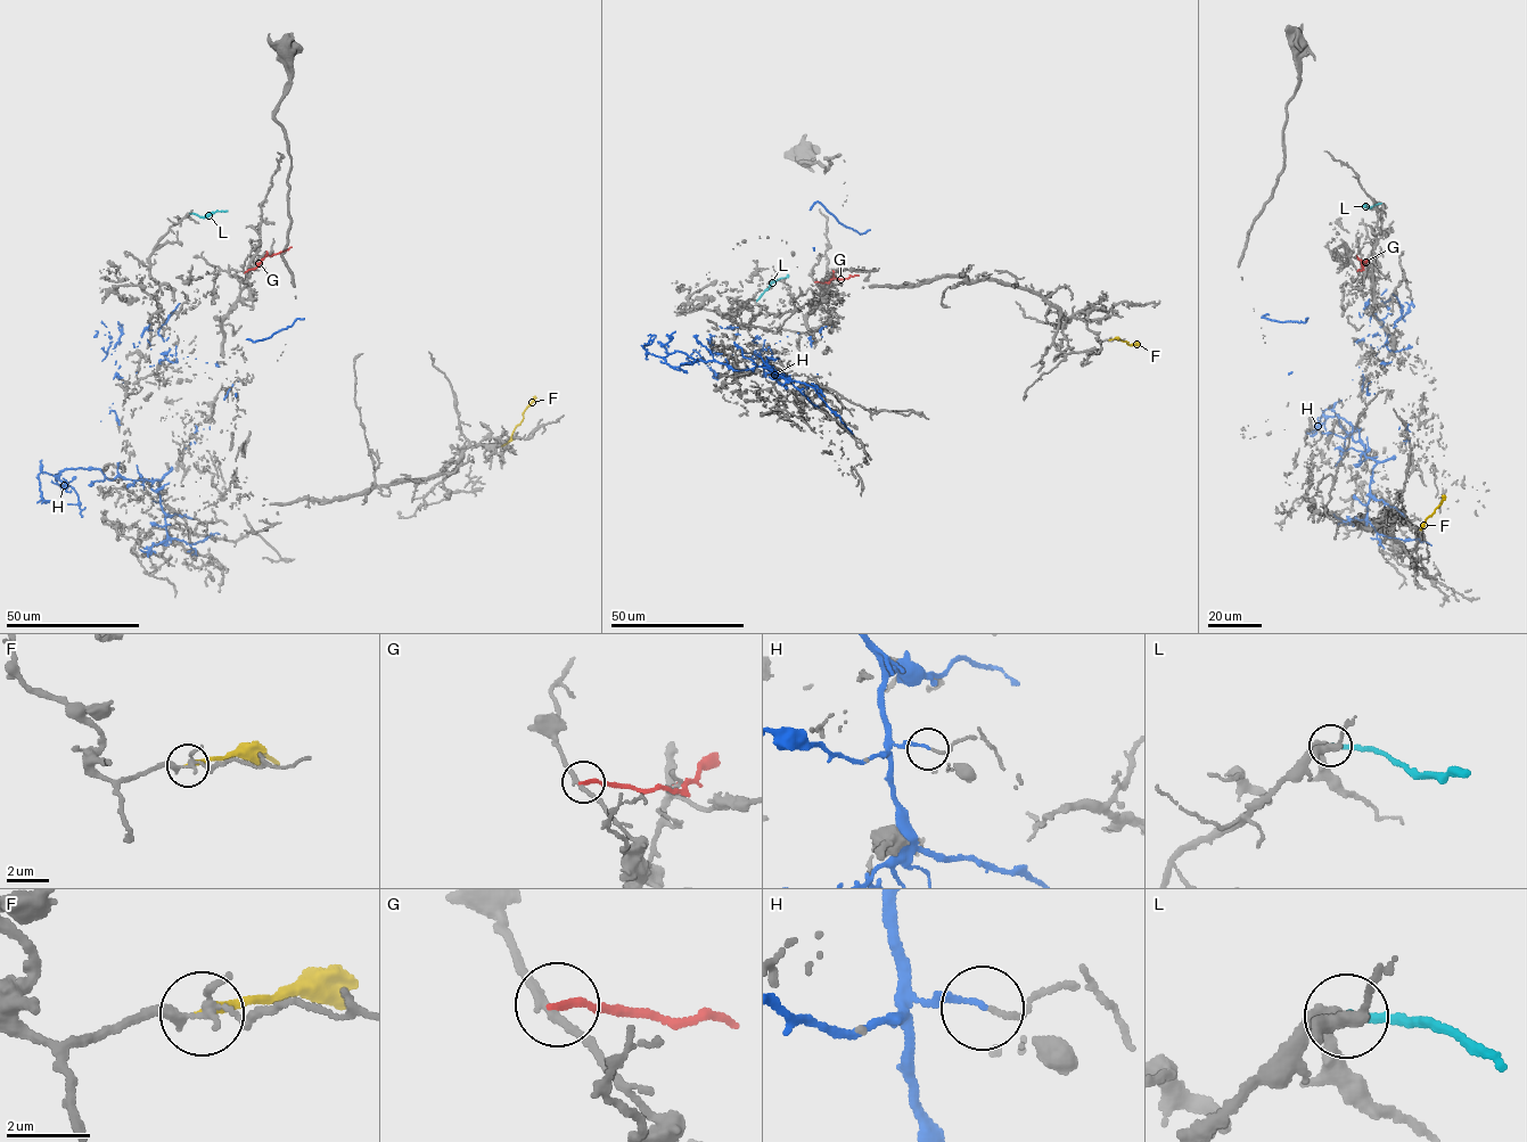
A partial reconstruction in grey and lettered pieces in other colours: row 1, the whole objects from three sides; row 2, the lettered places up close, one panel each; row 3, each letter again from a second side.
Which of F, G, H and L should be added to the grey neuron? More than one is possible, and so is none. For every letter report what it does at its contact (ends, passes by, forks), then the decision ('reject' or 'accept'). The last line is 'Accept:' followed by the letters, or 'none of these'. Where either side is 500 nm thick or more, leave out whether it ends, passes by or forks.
F: it ends; reject
G: it ends; reject
H: it ends; reject
L: it ends; accept
Accept: L

